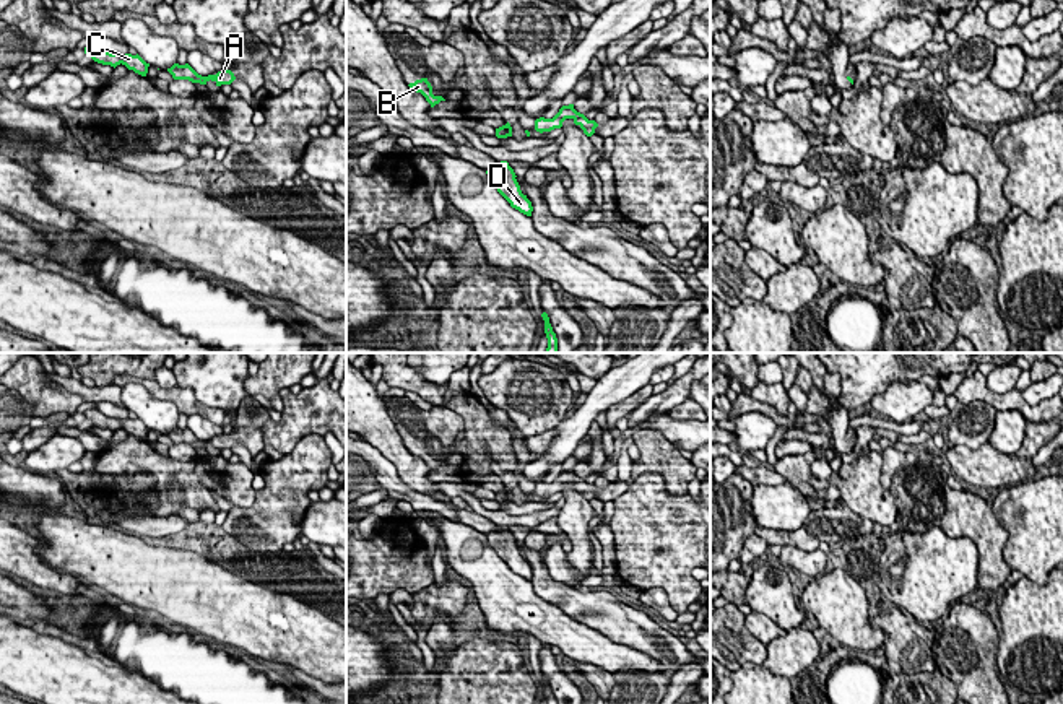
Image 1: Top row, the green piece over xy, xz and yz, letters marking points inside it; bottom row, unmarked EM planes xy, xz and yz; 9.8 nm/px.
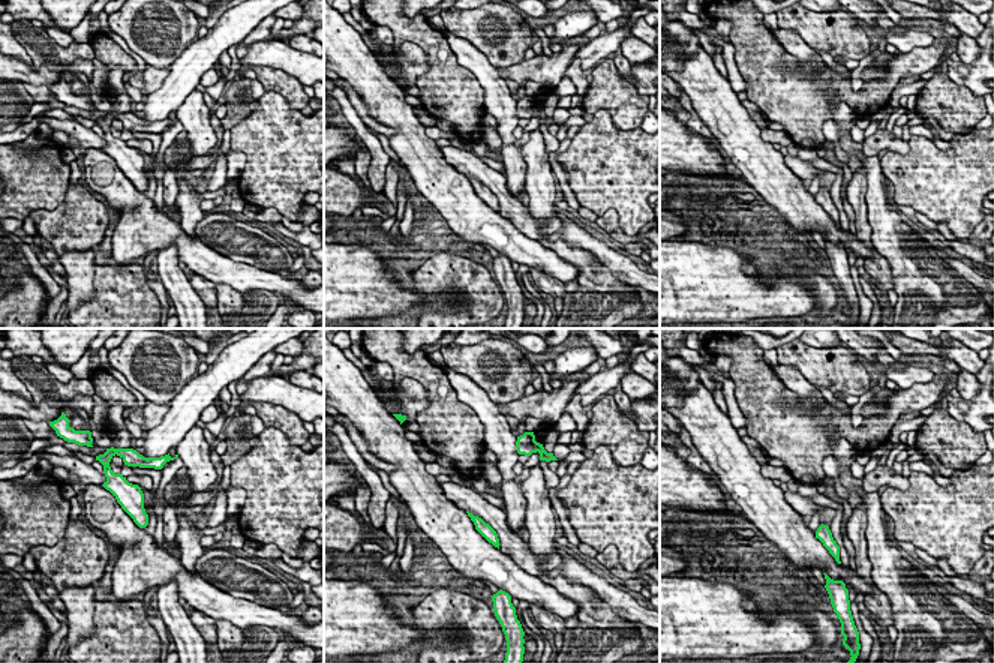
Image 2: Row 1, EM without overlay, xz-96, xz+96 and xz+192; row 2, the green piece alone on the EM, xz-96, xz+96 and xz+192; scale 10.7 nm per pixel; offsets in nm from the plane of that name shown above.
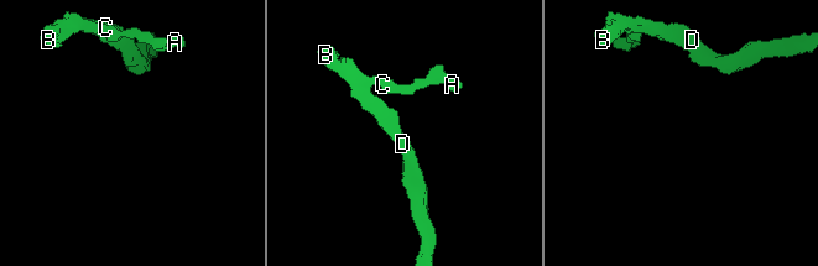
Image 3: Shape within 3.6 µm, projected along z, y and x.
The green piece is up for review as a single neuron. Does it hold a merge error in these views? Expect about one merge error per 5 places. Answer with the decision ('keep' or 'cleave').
keep

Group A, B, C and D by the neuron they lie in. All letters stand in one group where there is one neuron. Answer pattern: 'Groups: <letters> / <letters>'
Groups: A B C D

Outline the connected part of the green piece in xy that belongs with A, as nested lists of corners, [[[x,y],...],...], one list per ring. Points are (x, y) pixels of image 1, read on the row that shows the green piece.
[[[174,63],[171,68],[167,68],[167,72],[172,75],[174,80],[189,80],[192,83],[200,85],[206,85],[211,80],[216,83],[216,86],[221,86],[231,85],[236,80],[234,73],[224,68],[216,75],[202,76],[189,63],[185,65]]]

